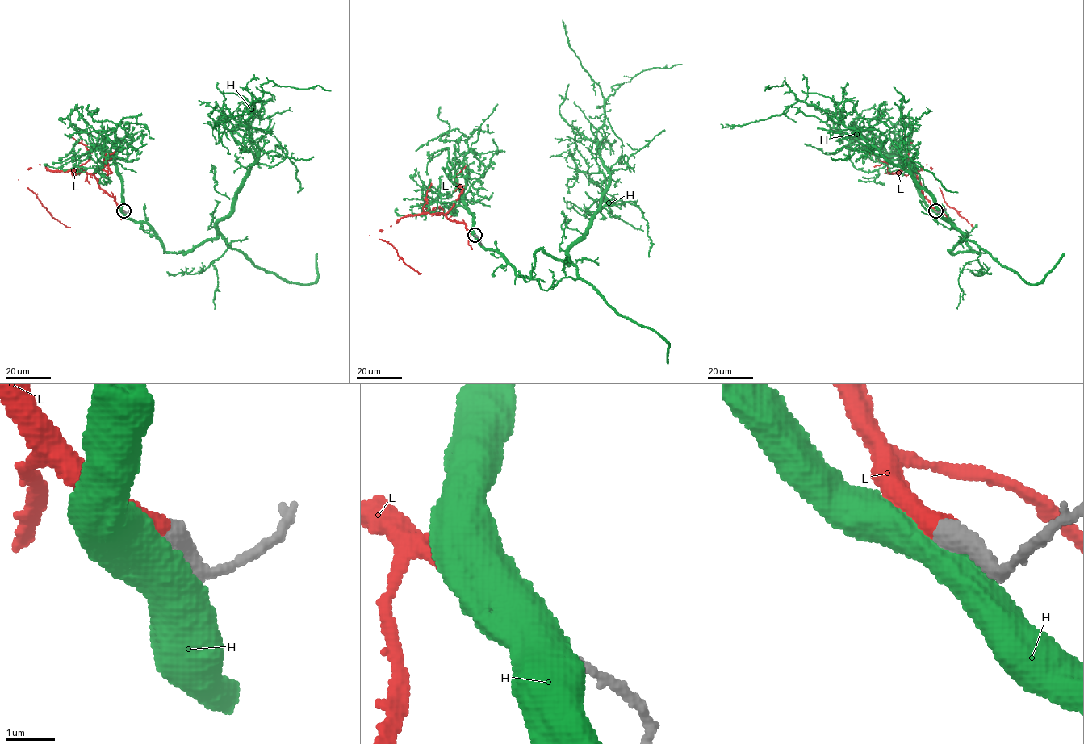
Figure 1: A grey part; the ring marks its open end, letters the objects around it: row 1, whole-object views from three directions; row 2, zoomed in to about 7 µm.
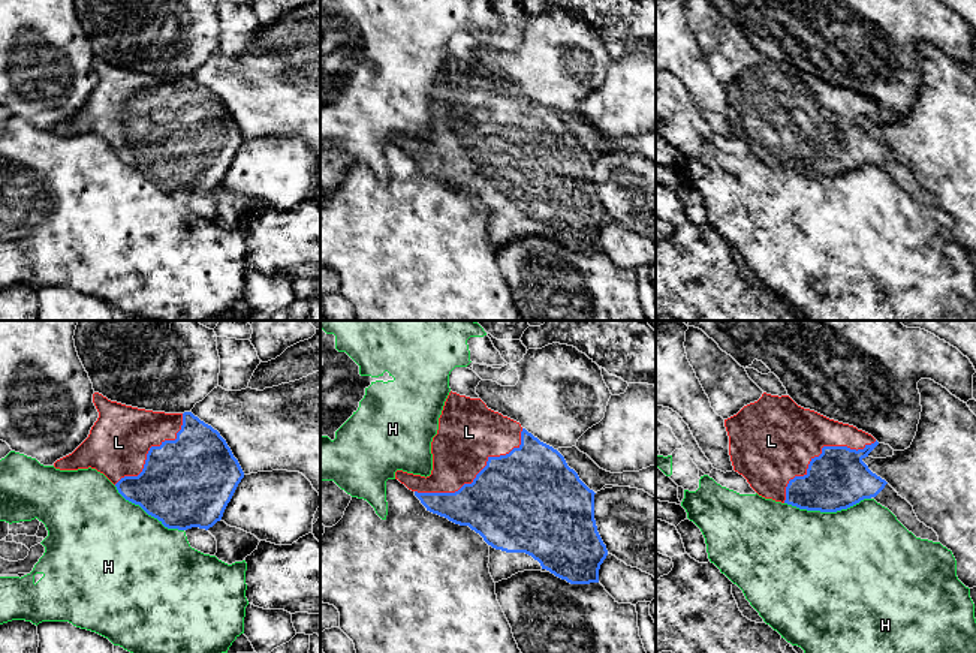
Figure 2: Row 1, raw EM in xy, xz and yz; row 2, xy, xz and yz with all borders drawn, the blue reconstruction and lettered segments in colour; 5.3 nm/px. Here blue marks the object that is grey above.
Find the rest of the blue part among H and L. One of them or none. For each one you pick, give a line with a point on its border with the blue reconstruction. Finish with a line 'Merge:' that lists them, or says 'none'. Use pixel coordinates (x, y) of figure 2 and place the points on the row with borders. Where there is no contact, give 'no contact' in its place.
L: contact xz (476, 475)
Merge: L

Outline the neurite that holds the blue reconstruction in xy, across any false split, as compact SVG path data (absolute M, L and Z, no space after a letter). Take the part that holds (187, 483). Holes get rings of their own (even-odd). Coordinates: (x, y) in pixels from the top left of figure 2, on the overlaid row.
M99 392L93 394L93 403L99 418L88 437L72 454L57 460L54 463L55 469L96 469L117 487L126 500L139 505L168 529L187 530L199 527L208 530L222 520L228 503L244 478L244 472L217 430L192 412L165 413L138 409L111 401Z

